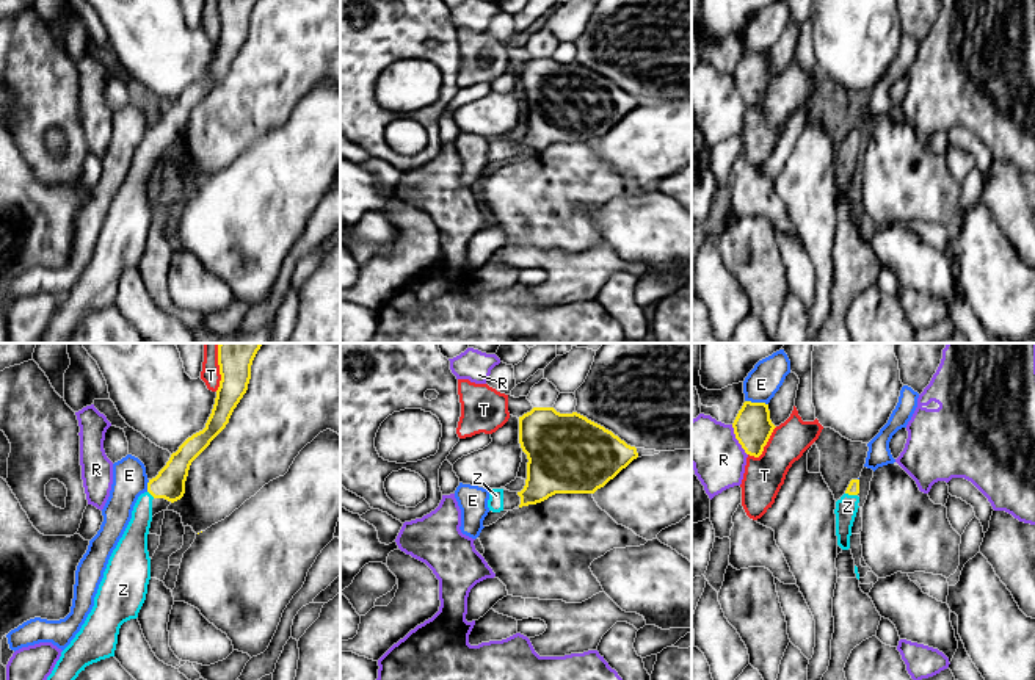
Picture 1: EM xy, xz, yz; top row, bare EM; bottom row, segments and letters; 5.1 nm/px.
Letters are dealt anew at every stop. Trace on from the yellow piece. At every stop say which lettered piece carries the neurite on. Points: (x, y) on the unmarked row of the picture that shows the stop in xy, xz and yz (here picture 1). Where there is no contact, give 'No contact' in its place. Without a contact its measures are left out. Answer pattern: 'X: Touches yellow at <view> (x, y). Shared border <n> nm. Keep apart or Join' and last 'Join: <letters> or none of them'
E: Touches yellow at yz (756, 52). Shared border 120 nm. Keep apart
R: Touches yellow at yz (737, 88). Shared border 180 nm. Keep apart
T: Touches yellow at yz (766, 93). Shared border 220 nm. Keep apart
Z: Touches yellow at yz (852, 143). Shared border 70 nm. Join
Join: Z

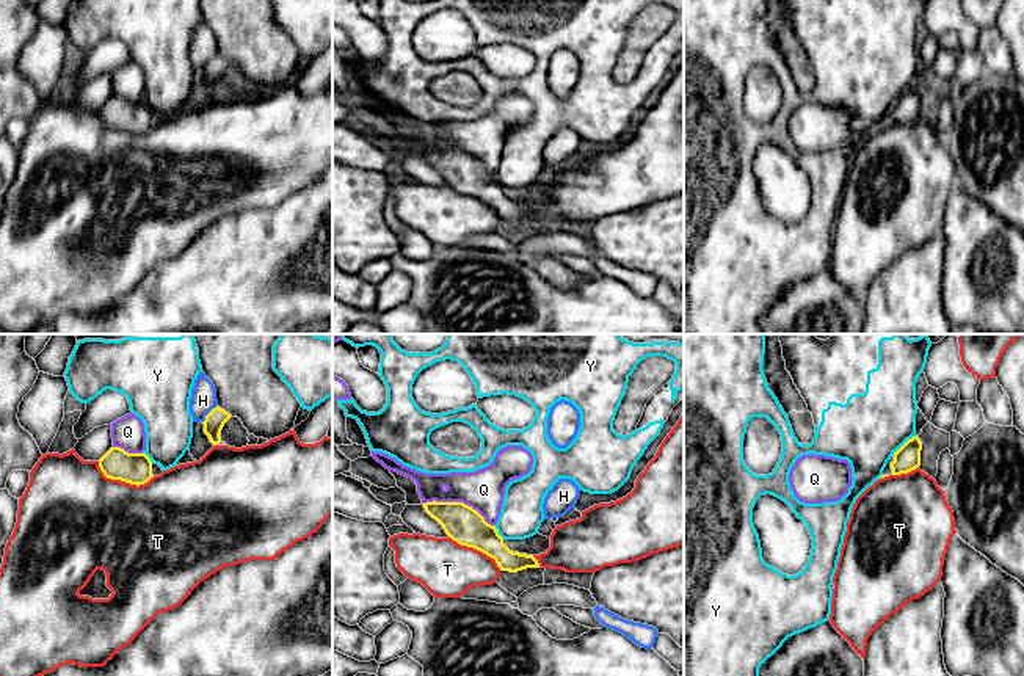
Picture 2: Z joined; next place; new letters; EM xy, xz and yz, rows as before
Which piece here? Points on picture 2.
H: Touches yellow at xy (207, 63). Shared border 120 nm. Keep apart
Q: Touches yellow at xz (458, 151). Shared border 400 nm. Keep apart
T: Touches yellow at xy (123, 129). Shared border 300 nm. Keep apart
Y: Touches yellow at yz (905, 91). Shared border 160 nm. Keep apart
Join: none of them

